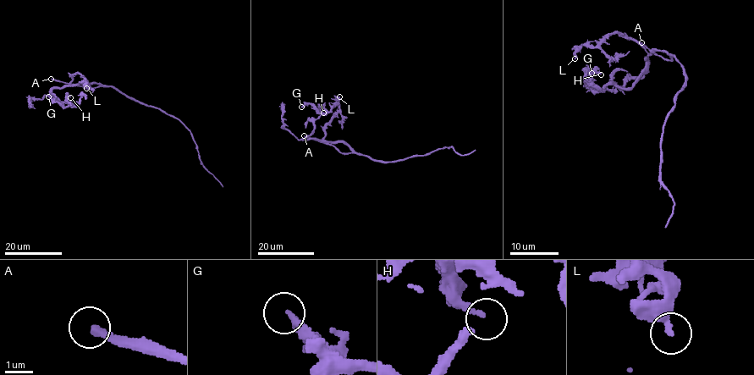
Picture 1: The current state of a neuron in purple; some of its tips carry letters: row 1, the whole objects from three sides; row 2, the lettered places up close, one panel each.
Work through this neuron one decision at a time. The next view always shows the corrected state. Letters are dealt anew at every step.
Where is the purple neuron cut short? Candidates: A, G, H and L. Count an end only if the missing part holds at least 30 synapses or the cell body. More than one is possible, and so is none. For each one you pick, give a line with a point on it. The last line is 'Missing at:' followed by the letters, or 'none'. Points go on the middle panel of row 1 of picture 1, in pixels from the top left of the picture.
A: at (304, 135)
Missing at: A

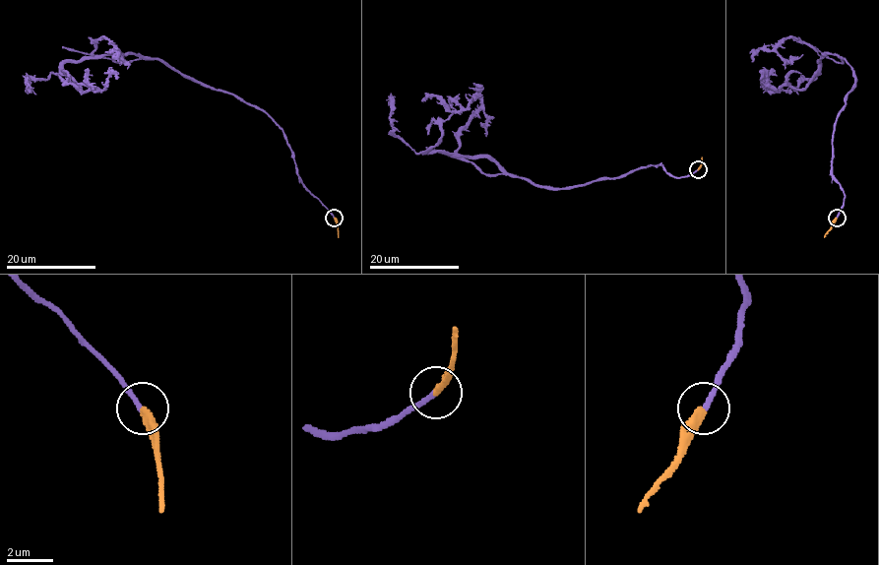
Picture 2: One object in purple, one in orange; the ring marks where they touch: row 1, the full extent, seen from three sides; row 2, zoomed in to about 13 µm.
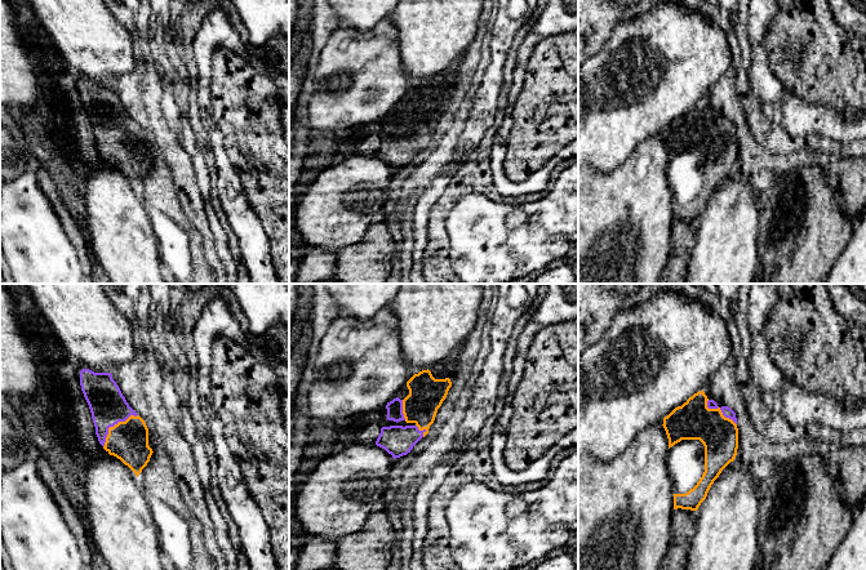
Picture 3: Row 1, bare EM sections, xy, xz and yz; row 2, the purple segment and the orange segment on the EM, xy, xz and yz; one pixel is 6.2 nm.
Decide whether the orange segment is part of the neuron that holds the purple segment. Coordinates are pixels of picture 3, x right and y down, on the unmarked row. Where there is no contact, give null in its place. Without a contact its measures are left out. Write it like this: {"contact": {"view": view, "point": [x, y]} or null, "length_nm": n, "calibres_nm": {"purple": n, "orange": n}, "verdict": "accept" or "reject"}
{"contact": {"view": "xy", "point": [114, 136]}, "length_nm": 300, "calibres_nm": {"purple": 220, "orange": 240}, "verdict": "accept"}

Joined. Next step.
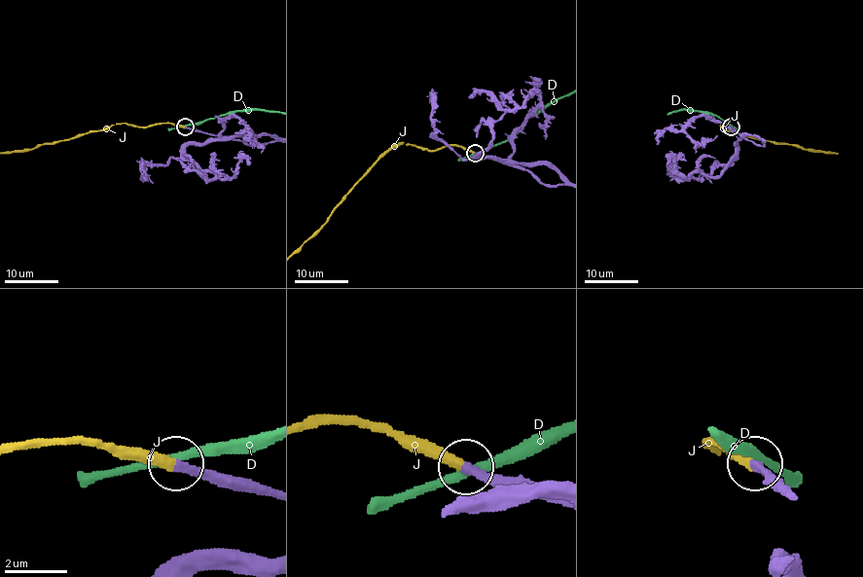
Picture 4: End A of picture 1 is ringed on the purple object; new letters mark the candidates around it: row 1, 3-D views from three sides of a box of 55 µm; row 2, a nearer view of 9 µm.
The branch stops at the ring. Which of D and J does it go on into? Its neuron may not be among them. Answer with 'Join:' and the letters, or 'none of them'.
Join: J

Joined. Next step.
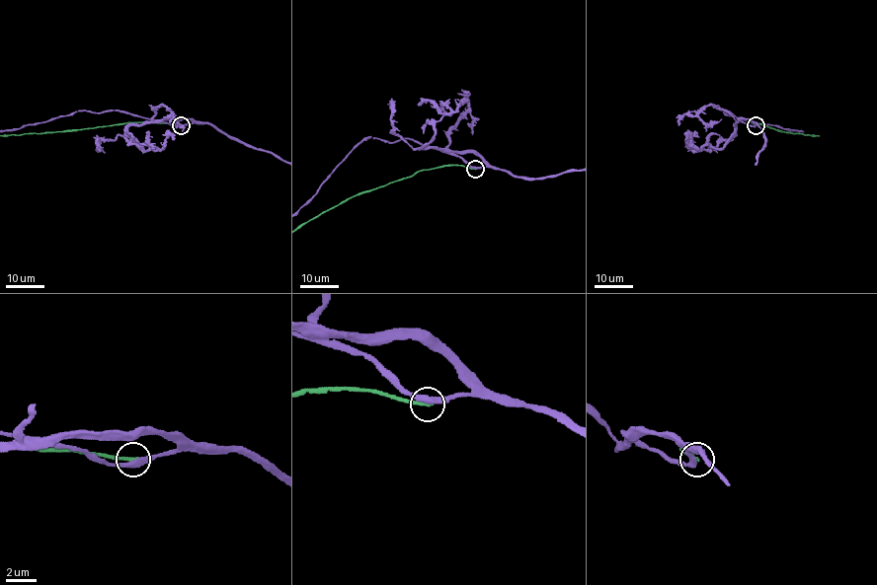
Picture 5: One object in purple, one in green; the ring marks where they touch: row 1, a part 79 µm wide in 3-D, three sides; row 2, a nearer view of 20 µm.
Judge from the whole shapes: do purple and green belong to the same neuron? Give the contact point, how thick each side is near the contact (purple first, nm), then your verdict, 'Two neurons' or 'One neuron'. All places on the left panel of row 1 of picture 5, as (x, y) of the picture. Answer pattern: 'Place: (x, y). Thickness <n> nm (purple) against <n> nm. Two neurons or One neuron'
Place: (181, 125). Thickness 400 nm (purple) against 240 nm. Two neurons

